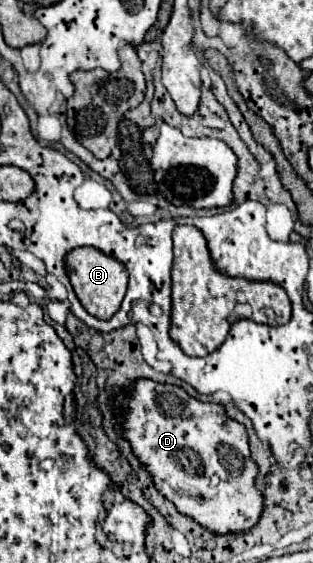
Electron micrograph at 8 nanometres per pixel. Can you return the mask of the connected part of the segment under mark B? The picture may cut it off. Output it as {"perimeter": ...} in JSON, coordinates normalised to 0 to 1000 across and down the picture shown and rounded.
{"perimeter":[[[249,439],[217,449],[211,481],[217,481],[224,503],[256,531],[256,538],[268,542],[268,549],[288,560],[339,570],[383,549],[383,538],[390,538],[390,531],[403,524],[403,510],[409,510],[409,481],[396,474],[396,467],[383,467],[358,453],[326,449],[307,439]]]}

